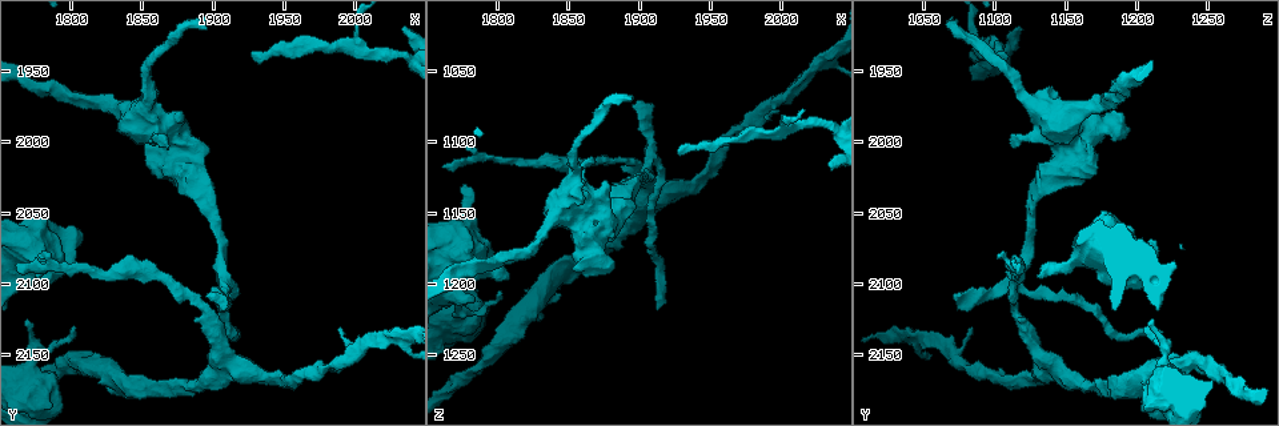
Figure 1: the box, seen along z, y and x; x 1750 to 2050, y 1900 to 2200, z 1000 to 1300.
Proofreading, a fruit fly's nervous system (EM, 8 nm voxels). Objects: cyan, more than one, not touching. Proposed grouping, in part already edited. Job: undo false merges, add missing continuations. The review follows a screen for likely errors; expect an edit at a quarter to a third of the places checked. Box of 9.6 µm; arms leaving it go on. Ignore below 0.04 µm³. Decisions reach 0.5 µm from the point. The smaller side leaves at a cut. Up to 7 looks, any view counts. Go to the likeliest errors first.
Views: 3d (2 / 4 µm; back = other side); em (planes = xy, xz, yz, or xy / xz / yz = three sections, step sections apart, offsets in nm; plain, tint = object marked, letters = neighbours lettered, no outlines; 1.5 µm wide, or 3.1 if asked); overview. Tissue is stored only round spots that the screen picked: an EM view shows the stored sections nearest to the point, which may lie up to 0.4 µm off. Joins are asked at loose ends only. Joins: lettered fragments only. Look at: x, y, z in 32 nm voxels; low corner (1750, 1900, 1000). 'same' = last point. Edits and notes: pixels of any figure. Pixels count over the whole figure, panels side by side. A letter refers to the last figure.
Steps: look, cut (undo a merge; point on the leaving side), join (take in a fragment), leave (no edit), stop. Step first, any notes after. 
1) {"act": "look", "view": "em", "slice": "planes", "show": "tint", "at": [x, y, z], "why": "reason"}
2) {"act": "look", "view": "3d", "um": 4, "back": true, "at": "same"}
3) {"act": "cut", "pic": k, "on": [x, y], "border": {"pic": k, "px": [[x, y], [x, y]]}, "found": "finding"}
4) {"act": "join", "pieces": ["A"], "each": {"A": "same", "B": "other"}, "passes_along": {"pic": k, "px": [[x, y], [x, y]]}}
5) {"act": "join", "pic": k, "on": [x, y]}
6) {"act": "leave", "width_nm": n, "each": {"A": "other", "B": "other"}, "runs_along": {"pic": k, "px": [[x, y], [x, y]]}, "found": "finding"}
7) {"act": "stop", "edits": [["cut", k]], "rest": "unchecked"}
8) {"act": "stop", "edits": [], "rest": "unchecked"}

{"act": "look", "view": "em", "slice": "planes", "show": "letters", "at": [1906, 2158, 1144], "why": "three-way junction"}

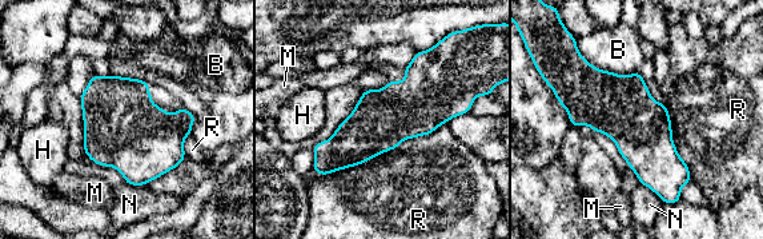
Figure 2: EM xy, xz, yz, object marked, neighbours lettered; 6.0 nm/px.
{"act": "leave", "each": {"B": "other", "H": "other", "M": "other", "N": "other", "R": "other"}, "border": {"pic": 2, "px": [[446, 122], [362, 163], [321, 176]]}, "found": "all the same neuron"}

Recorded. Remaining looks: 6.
{"act": "look", "view": "3d", "um": 4, "back": true, "at": [1768, 2128, 1208], "why": "an open end"}

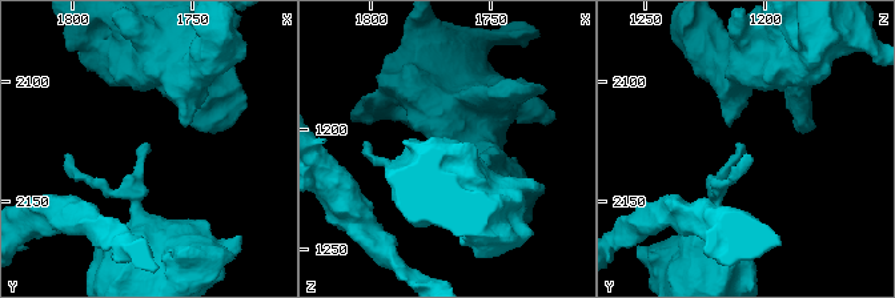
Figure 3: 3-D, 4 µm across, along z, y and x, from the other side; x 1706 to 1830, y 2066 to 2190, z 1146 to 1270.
{"act": "look", "view": "em", "slice": "xz", "step": 4, "show": "letters", "at": [1769, 2126, 1209]}

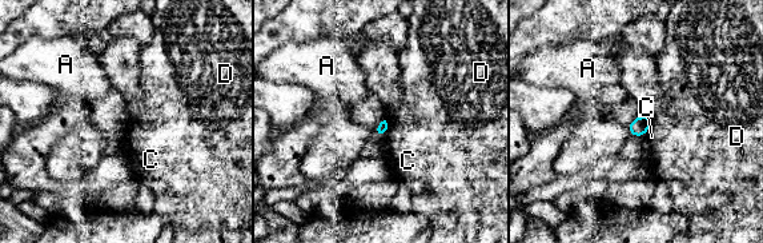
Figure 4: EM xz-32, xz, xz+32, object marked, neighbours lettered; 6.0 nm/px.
{"act": "leave", "each": {"A": "other", "C": "other", "D": "other"}, "border": {"pic": 4, "px": [[647, 115], [651, 127]]}, "found": "none of them fits"}

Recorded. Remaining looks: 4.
{"act": "look", "view": "3d", "um": 4, "at": [1898, 2110, 1070], "why": "branch stops here"}

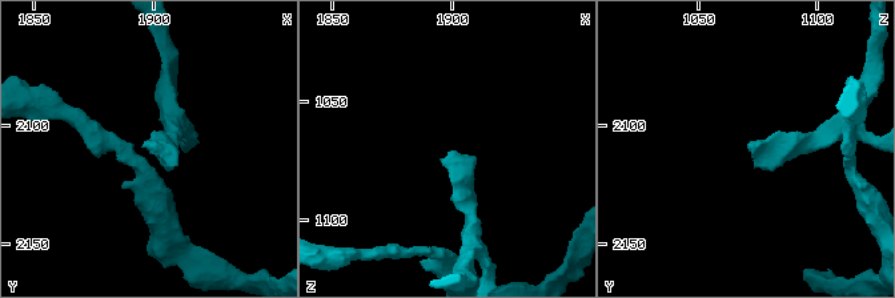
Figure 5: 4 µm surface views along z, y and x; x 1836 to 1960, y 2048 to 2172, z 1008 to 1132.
{"act": "look", "view": "em", "slice": "planes", "show": "letters", "at": [1898, 2109, 1072], "why": "now the EM"}

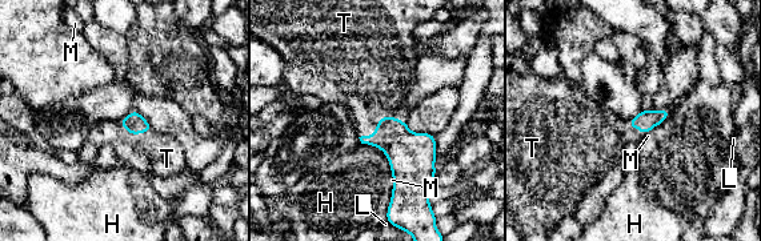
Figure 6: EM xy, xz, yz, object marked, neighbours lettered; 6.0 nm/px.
{"act": "join", "pieces": ["T"], "each": {"H": "other", "L": "other", "M": "other", "T": "same"}, "passes_along": {"pic": 6, "px": [[405, 151], [379, 119], [371, 79]]}, "found": "the neuron continues"}

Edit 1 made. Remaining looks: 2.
{"act": "stop", "edits": [["join", 6]], "rest": "unchecked"}

